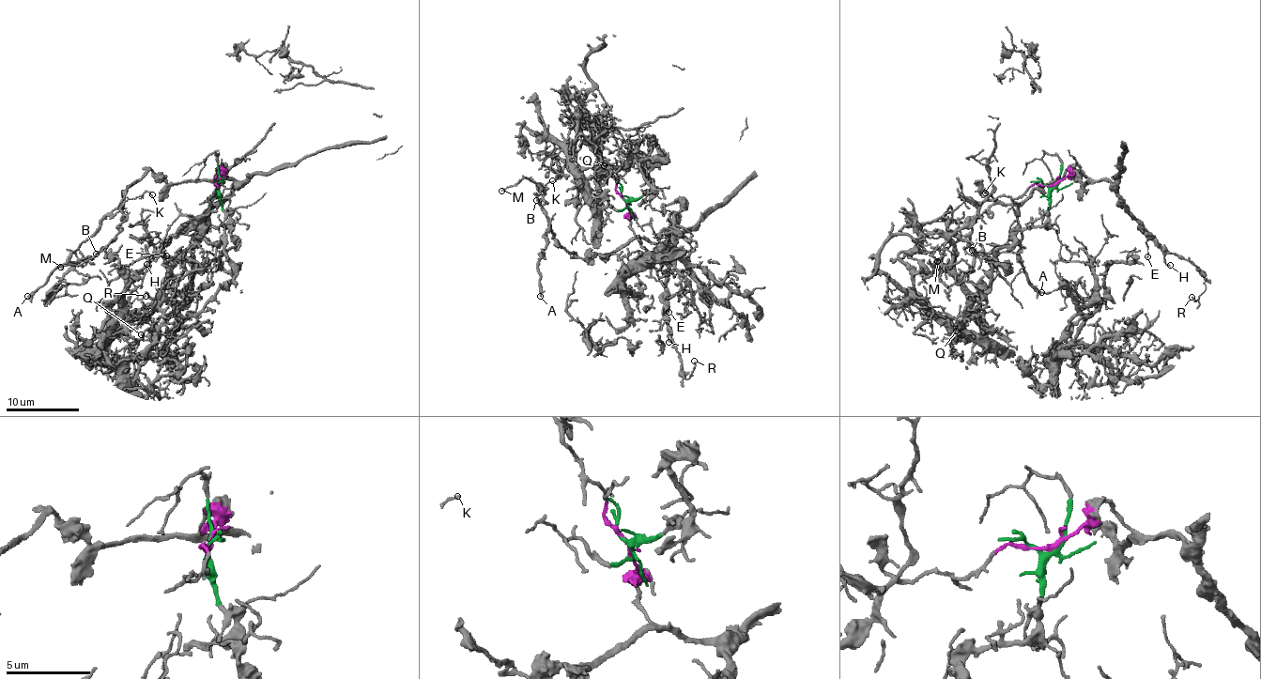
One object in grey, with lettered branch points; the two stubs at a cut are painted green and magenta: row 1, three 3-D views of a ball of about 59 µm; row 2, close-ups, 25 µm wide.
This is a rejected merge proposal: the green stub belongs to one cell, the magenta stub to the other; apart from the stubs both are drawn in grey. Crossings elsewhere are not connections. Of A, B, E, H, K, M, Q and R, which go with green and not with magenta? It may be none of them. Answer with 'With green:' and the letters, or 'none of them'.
With green: Q

